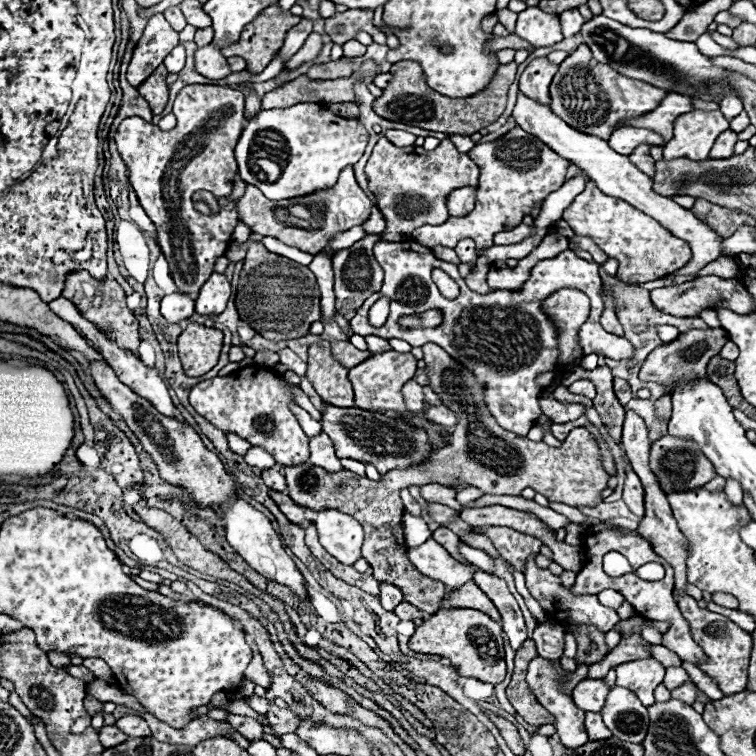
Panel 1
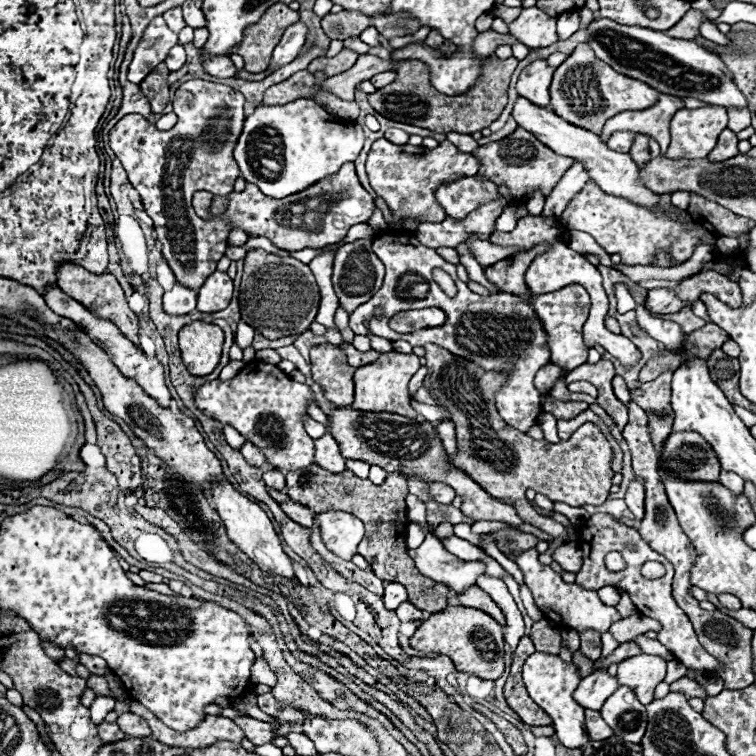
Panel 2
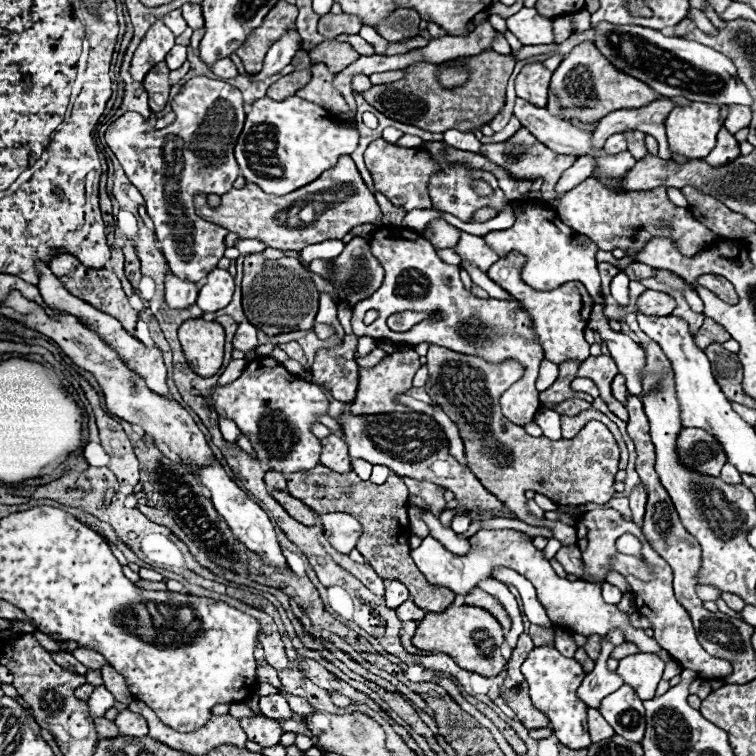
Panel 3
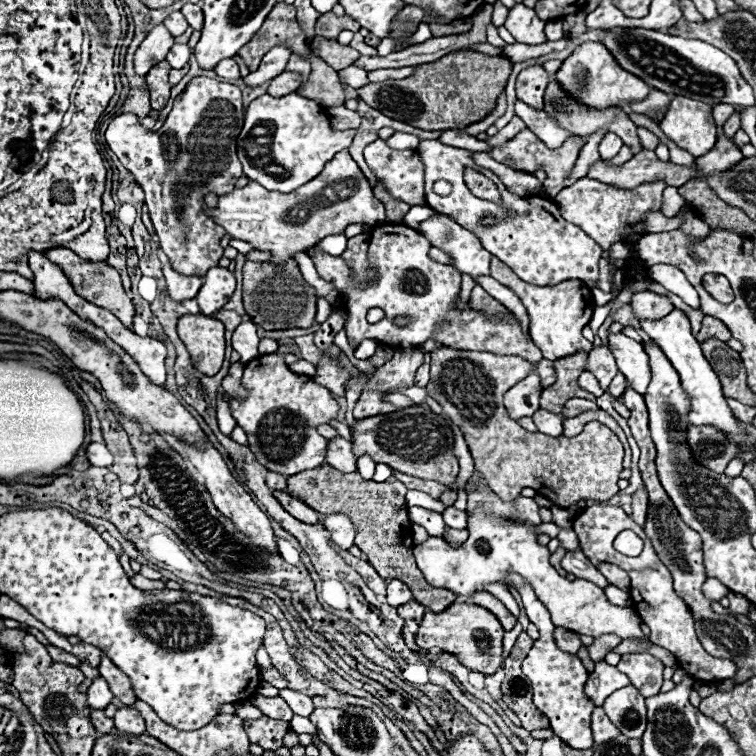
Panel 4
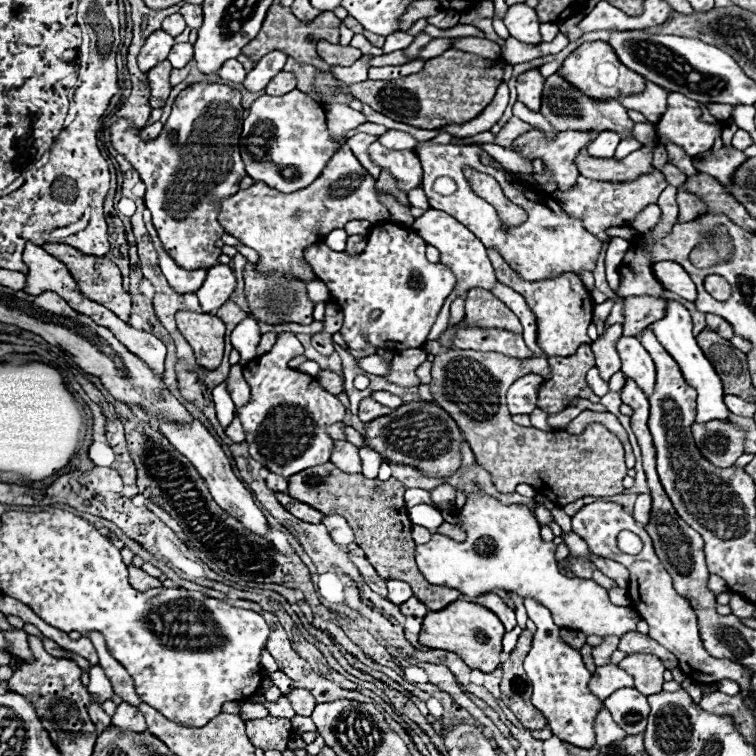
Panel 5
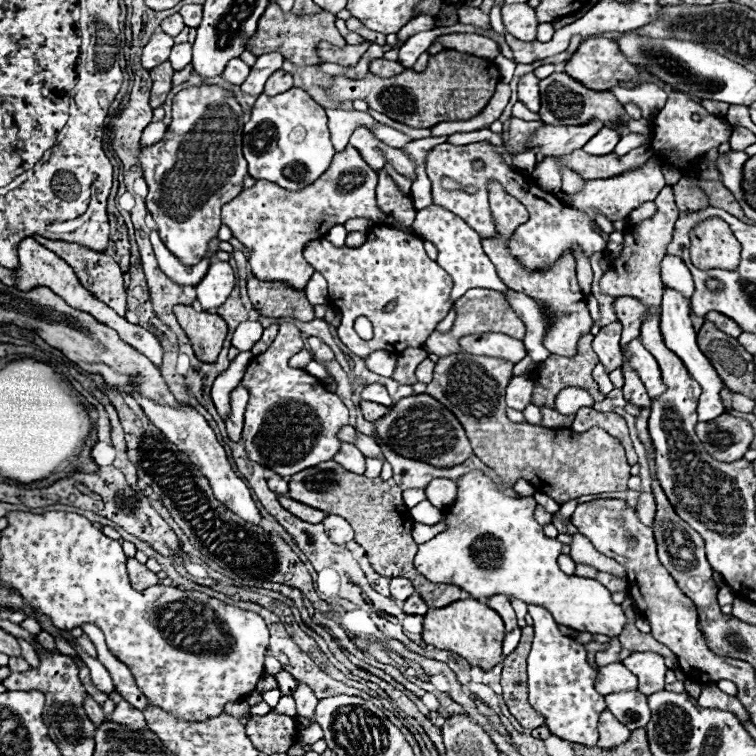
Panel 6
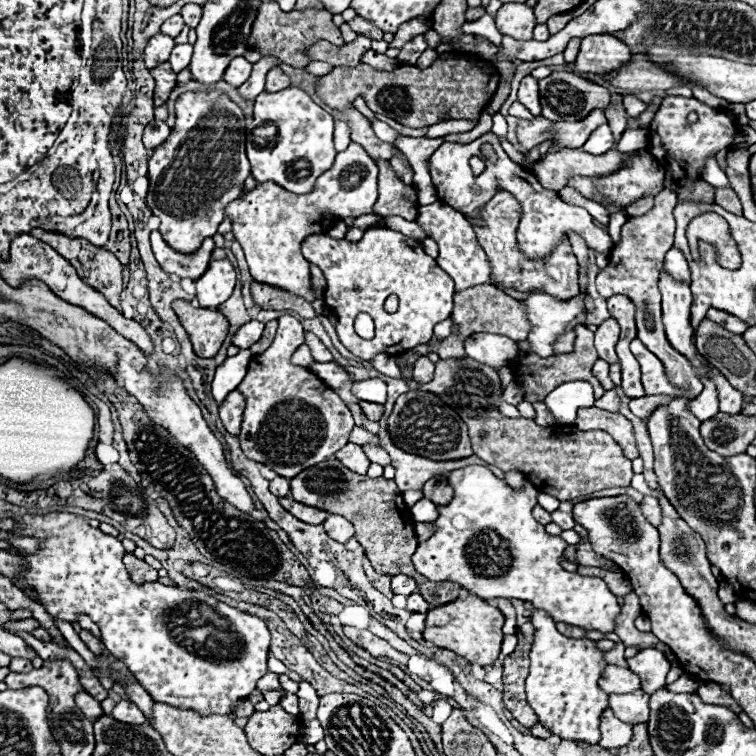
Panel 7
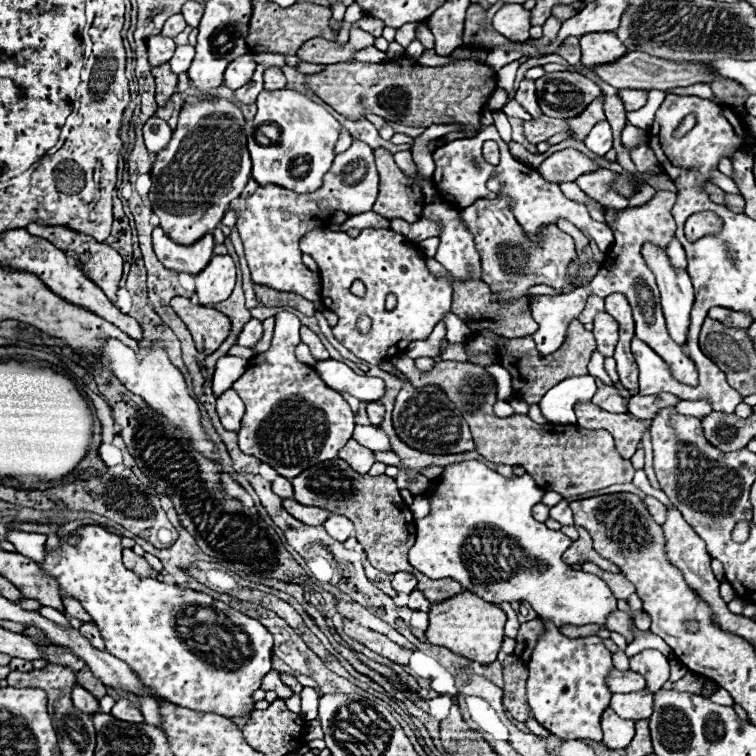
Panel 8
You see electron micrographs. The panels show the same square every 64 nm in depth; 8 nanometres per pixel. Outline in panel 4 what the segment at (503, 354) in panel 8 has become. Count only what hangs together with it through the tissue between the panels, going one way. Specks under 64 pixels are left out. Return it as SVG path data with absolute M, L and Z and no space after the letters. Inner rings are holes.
M578 352L560 360L554 360L554 370L556 370L556 382L542 390L540 394L540 408L560 414L564 404L570 398L586 398L586 400L596 400L594 394L582 390L578 386L578 376L586 370L588 362L588 352Z

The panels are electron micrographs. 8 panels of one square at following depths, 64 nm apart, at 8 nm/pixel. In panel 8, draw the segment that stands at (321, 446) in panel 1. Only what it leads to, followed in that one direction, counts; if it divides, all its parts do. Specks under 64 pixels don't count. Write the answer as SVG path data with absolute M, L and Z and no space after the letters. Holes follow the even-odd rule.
M350 438L350 442L340 450L338 456L342 460L346 460L360 474L366 474L374 464L374 452L364 448L364 446L360 446L354 438Z

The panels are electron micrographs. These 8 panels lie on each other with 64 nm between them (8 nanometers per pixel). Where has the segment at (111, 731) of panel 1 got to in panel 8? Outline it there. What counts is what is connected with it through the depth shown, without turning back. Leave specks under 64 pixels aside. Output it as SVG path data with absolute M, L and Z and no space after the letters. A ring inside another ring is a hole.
M74 686L74 690L72 690L72 702L74 702L74 706L78 706L78 710L82 710L82 712L86 712L86 714L94 714L94 712L98 712L98 700L88 692L88 690L84 690L82 686Z

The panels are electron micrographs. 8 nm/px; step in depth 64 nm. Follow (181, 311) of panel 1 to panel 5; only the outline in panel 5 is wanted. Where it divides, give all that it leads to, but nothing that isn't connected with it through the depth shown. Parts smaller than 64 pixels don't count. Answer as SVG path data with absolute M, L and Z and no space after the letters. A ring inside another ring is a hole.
M152 222L145 223L148 235L152 238L156 252L158 252L158 262L162 268L162 274L166 276L166 280L170 282L170 286L178 292L178 294L186 294L186 292L194 292L198 290L198 286L202 286L204 278L206 278L206 268L198 268L198 270L182 270L162 248L162 242L158 240L158 234Z

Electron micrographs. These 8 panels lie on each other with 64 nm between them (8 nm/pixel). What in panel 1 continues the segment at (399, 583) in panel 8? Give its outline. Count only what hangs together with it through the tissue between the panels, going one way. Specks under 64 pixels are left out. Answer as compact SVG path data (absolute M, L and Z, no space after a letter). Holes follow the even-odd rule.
M382 582L380 584L380 600L382 600L384 610L394 610L404 600L404 594L402 594L402 590L398 586Z

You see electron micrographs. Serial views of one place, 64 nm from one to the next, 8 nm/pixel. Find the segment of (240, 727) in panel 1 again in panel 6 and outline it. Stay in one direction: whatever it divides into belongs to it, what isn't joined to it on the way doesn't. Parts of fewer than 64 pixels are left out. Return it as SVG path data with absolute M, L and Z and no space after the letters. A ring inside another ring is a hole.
M274 710L266 716L250 716L246 724L250 742L264 754L286 752L298 740L298 732L300 730L294 718Z

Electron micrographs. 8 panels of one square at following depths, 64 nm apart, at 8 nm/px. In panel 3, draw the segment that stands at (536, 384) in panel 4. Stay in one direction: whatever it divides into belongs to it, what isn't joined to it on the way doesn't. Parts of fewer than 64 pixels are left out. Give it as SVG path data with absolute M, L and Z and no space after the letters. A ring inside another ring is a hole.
M382 226L372 234L370 240L372 254L382 264L386 276L382 286L370 298L354 304L352 308L354 334L358 338L370 336L376 340L390 340L394 344L408 344L408 346L430 342L436 346L450 348L454 352L482 356L486 360L508 360L508 358L520 360L526 372L516 384L512 384L502 394L500 406L504 416L518 426L524 426L526 422L534 420L538 410L530 410L530 404L532 406L538 404L536 378L538 378L538 366L544 360L544 350L532 332L532 320L524 310L524 306L520 302L474 298L470 292L464 290L456 266L448 266L438 256L434 256L434 248L422 248L422 240L404 240L402 236L404 236L404 228L396 228L396 226ZM372 308L376 308L380 316L376 318L376 322L368 326L364 324L364 314ZM404 310L432 312L432 314L440 312L442 316L438 320L424 320L406 332L392 332L386 324L386 318L390 314Z

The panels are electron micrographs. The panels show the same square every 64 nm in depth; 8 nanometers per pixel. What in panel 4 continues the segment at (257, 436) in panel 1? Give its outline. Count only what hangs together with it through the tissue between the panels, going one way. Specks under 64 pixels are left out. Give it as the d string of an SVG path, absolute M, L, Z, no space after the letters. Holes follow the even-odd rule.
M296 344L292 348L278 346L276 352L250 360L242 378L242 384L248 390L248 398L242 402L230 400L232 416L248 434L248 446L258 462L286 478L326 462L328 440L318 434L318 426L336 420L340 410L338 402L324 386L318 386L310 376L294 374L286 366L284 356L292 354L294 350L298 350Z

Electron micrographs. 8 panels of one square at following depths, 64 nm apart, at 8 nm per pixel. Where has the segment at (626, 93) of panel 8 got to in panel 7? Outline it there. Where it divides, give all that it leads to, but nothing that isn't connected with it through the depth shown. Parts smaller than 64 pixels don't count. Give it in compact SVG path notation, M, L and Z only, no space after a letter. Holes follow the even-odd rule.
M628 94L628 96L624 96L624 106L626 106L626 114L632 116L632 118L636 118L640 112L644 112L646 102L642 102L640 98Z

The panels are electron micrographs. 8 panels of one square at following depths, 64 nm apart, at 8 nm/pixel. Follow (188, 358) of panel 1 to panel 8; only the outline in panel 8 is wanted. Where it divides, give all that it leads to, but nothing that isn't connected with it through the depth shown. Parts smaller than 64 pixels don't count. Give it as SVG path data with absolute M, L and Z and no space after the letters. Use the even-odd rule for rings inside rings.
M174 296L170 300L170 306L192 332L196 348L200 352L212 354L228 338L232 324L230 318L226 318L222 312L202 304L194 304L190 298L184 296Z

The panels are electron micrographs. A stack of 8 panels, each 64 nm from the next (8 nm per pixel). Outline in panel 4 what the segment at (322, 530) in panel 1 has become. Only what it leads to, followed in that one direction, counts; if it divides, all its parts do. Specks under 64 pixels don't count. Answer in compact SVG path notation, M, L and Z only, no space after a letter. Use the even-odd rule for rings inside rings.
M328 514L322 524L328 530L330 540L340 550L348 550L350 546L354 546L356 530L354 530L354 526L352 526L352 522L350 522L350 518L346 514Z

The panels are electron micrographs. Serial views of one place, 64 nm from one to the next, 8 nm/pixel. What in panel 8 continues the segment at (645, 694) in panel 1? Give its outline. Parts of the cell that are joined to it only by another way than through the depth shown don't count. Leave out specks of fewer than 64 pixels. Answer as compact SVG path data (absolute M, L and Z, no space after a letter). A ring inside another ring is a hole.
M642 650L630 658L630 670L644 674L648 690L658 692L670 676L668 658L658 650Z

